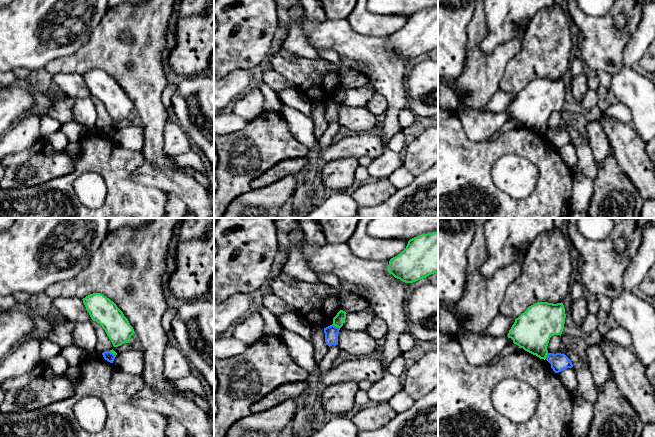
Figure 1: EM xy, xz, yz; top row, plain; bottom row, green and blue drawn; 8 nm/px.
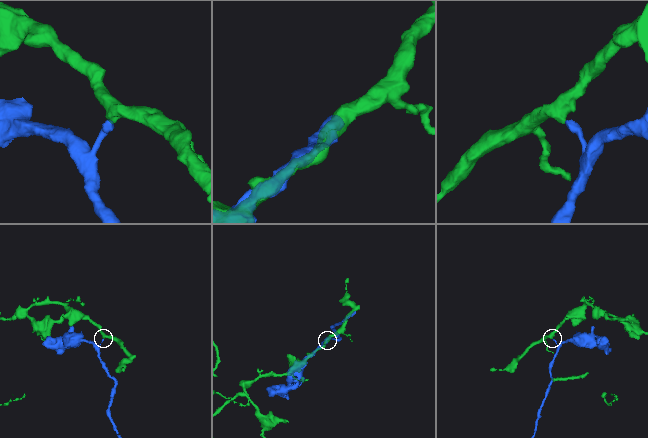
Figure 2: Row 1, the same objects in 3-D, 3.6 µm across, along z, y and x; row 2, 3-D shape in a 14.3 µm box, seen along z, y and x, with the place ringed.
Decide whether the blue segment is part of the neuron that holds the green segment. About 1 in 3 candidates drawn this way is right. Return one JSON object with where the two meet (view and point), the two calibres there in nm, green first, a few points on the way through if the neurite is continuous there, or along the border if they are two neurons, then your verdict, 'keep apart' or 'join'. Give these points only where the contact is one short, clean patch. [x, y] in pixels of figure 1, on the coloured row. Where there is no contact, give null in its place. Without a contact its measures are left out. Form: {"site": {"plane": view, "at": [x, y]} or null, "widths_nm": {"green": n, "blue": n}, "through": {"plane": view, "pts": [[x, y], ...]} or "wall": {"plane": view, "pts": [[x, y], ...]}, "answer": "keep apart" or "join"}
{"site": {"plane": "xz", "at": [336, 326]}, "widths_nm": {"green": 90, "blue": 110}, "wall": {"plane": "xz", "pts": [[332, 324], [339, 328]]}, "answer": "keep apart"}

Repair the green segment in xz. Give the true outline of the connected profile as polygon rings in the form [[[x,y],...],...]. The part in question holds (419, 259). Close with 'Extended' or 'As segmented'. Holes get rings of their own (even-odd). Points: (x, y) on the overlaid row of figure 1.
[[[438,232],[421,234],[389,261],[387,271],[405,283],[438,273]]]. As segmented

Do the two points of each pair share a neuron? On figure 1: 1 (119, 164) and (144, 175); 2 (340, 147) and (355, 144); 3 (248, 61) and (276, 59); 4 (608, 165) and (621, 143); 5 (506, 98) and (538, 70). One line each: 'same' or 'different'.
1: different
2: same
3: different
4: different
5: different

